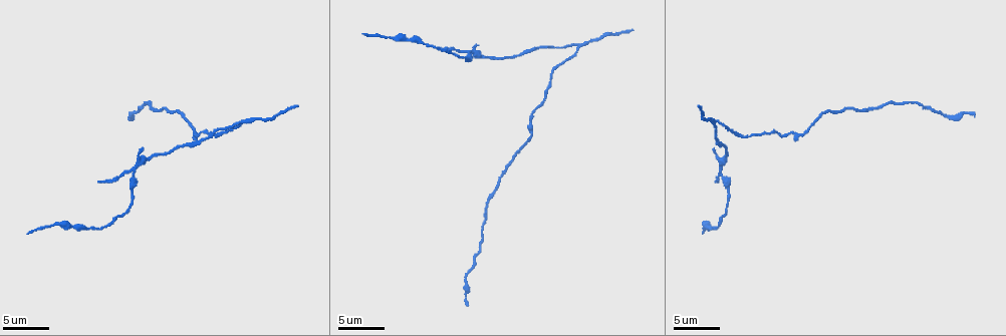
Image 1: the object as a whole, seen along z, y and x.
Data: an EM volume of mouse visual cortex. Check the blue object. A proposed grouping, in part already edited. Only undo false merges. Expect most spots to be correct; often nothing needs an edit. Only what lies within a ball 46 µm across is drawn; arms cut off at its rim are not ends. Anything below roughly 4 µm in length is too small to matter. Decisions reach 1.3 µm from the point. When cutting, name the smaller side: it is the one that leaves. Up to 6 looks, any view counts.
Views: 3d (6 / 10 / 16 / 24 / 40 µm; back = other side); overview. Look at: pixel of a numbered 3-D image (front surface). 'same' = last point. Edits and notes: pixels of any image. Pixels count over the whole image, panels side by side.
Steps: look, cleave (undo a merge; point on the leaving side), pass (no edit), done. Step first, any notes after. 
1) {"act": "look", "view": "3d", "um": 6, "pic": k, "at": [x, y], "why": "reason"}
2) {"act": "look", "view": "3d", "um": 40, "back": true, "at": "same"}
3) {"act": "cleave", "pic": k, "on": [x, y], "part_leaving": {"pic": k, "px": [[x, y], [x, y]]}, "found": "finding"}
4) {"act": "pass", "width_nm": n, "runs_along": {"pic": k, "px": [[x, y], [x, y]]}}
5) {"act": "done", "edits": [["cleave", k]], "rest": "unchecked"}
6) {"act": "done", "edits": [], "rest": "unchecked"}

{"act": "look", "view": "3d", "um": 10, "pic": 1, "at": [243, 120], "why": "side arm on a straight run"}

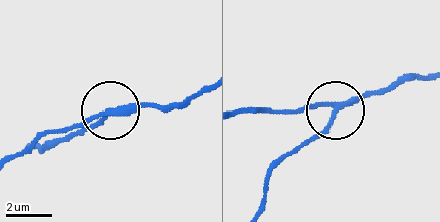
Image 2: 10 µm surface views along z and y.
{"act": "pass", "width_nm": 200, "found": "continuous, no second cell"}

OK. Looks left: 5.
{"act": "look", "view": "3d", "um": 10, "pic": 1, "at": [530, 137], "why": "calibre changes"}

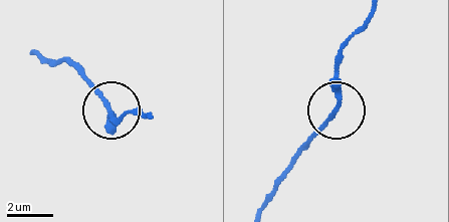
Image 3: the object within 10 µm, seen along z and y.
{"act": "pass", "width_nm": 200, "found": "all the same cell"}

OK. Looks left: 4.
{"act": "look", "view": "3d", "um": 6, "pic": 1, "at": [521, 55], "why": "sudden change in width"}

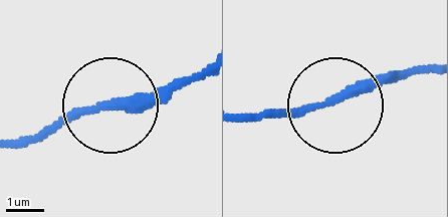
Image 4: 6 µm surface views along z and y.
{"act": "look", "view": "3d", "um": 6, "back": true, "pic": 4, "at": [332, 97]}

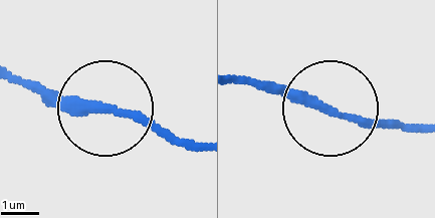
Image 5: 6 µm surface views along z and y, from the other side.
{"act": "pass", "runs_along": {"pic": 5, "px": [[237, 84], [275, 84], [381, 123], [419, 123]]}, "found": "continuous, no second cell"}

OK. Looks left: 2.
{"act": "done", "edits": [], "rest": "unchecked"}

